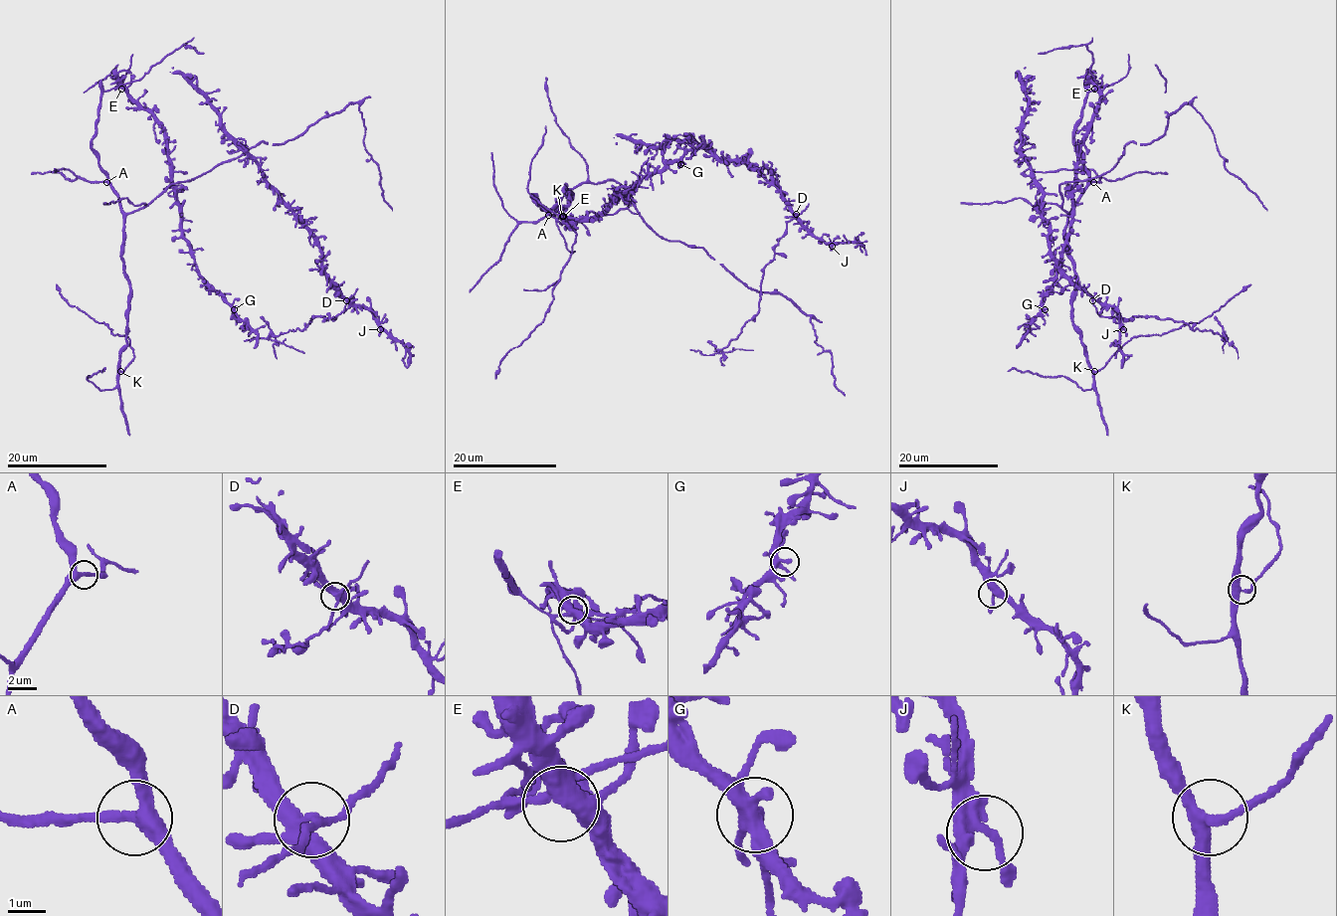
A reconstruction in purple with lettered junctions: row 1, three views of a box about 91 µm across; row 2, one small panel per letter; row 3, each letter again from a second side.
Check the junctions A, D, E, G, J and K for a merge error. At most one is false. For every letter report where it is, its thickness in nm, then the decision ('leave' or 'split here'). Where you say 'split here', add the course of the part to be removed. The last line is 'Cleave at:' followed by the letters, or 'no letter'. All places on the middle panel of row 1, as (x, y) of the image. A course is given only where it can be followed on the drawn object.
A: place (548, 215); calibre 300 nm; leave
D: place (796, 214); calibre 340 nm; split here; course (797, 214), (786, 224), (773, 258), (764, 268), (759, 310), (721, 350), (753, 350)
E: place (563, 216); calibre 420 nm; leave
G: place (680, 164); calibre 300 nm; leave
J: place (832, 246); calibre 360 nm; leave
K: place (562, 216); calibre 340 nm; leave
Cleave at: D

